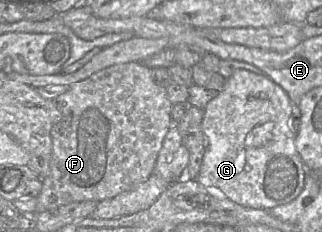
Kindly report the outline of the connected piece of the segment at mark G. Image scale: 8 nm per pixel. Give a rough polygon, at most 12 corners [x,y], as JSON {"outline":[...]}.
{"outline":[[236,70],[204,109],[196,180],[270,211],[302,192],[295,103]]}

